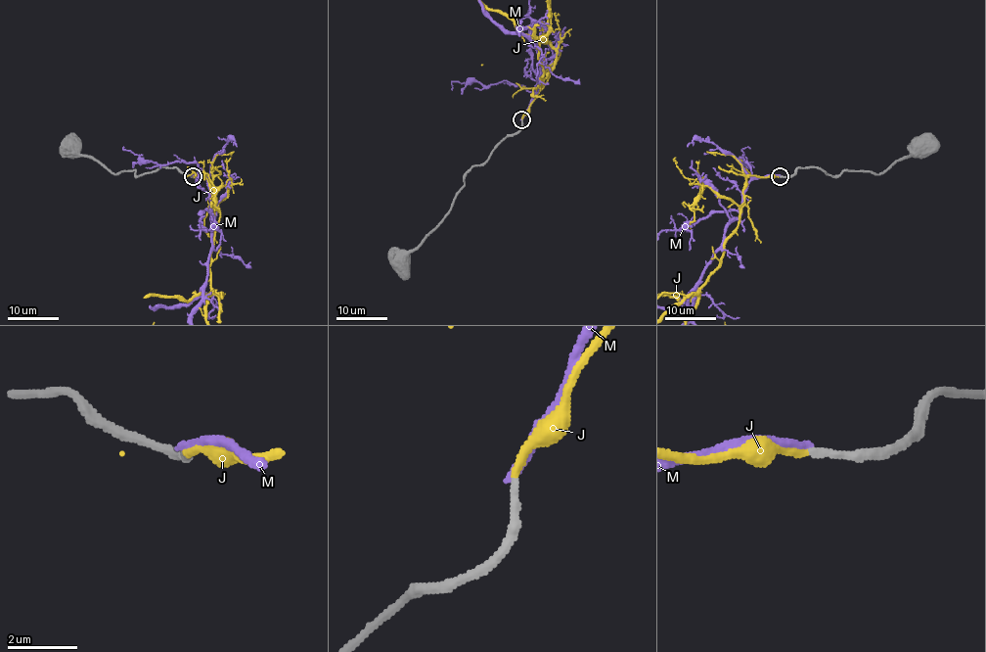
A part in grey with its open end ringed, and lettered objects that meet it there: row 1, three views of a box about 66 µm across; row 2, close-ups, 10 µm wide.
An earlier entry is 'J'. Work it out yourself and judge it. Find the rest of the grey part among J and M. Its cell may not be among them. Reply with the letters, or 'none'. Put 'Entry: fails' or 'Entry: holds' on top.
Entry: holds
J

